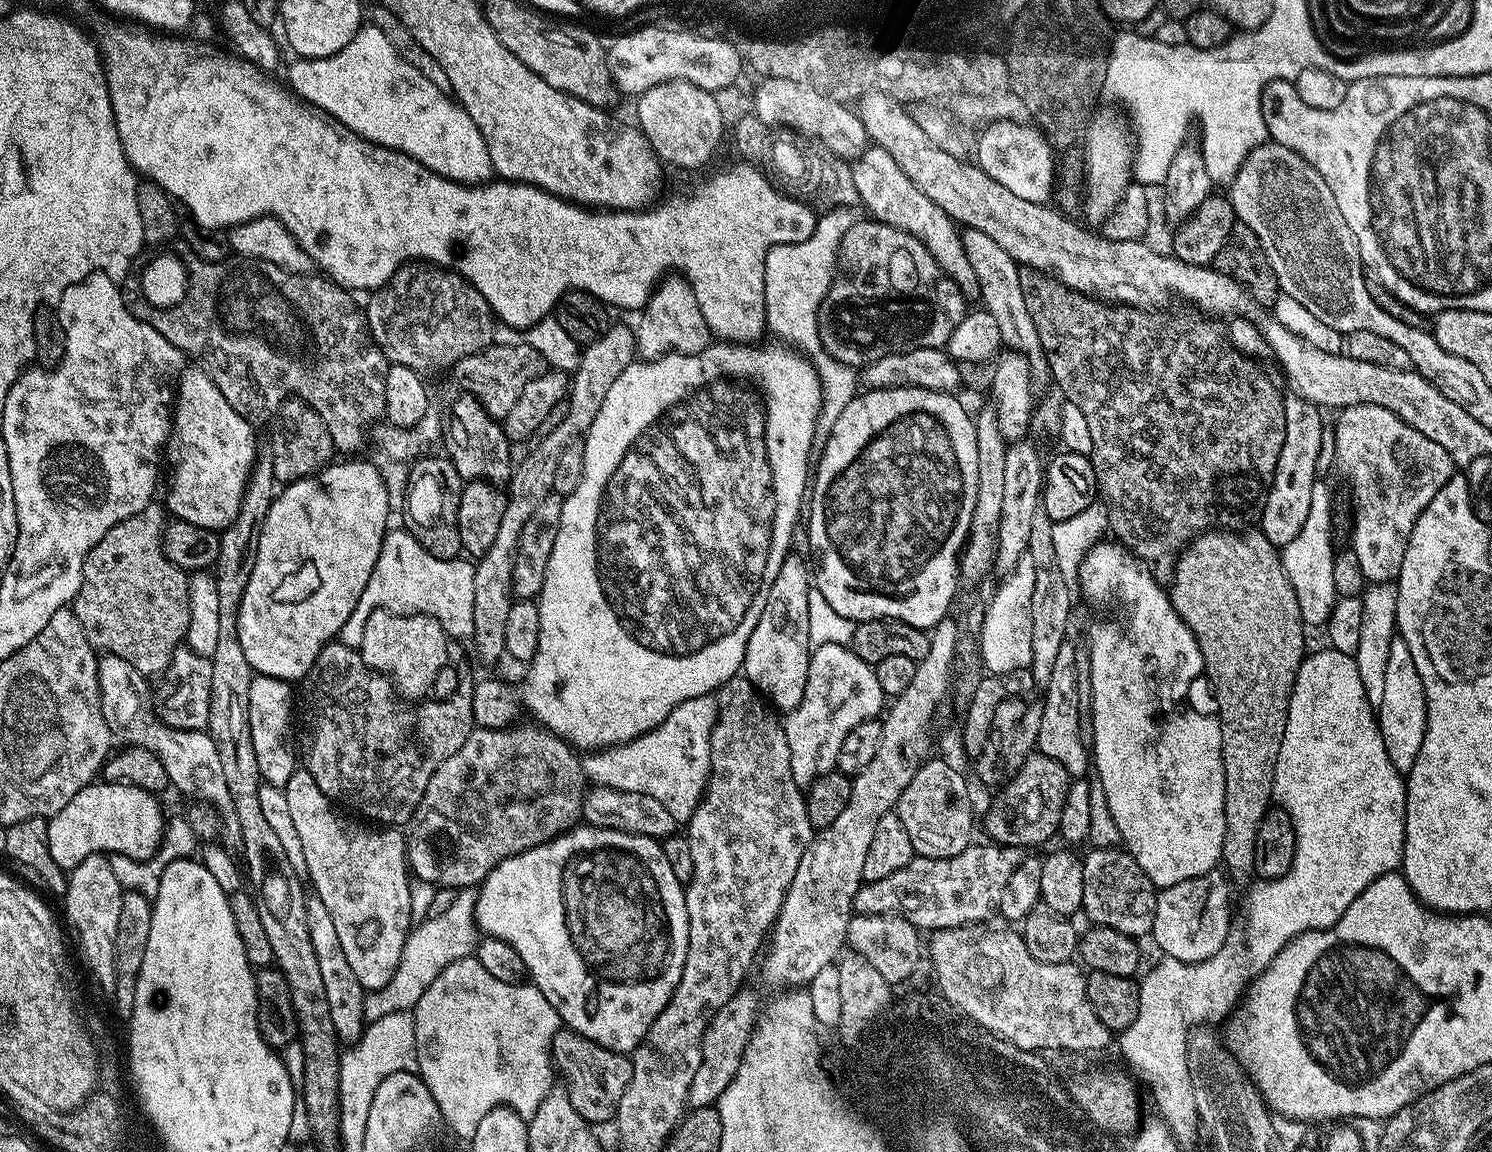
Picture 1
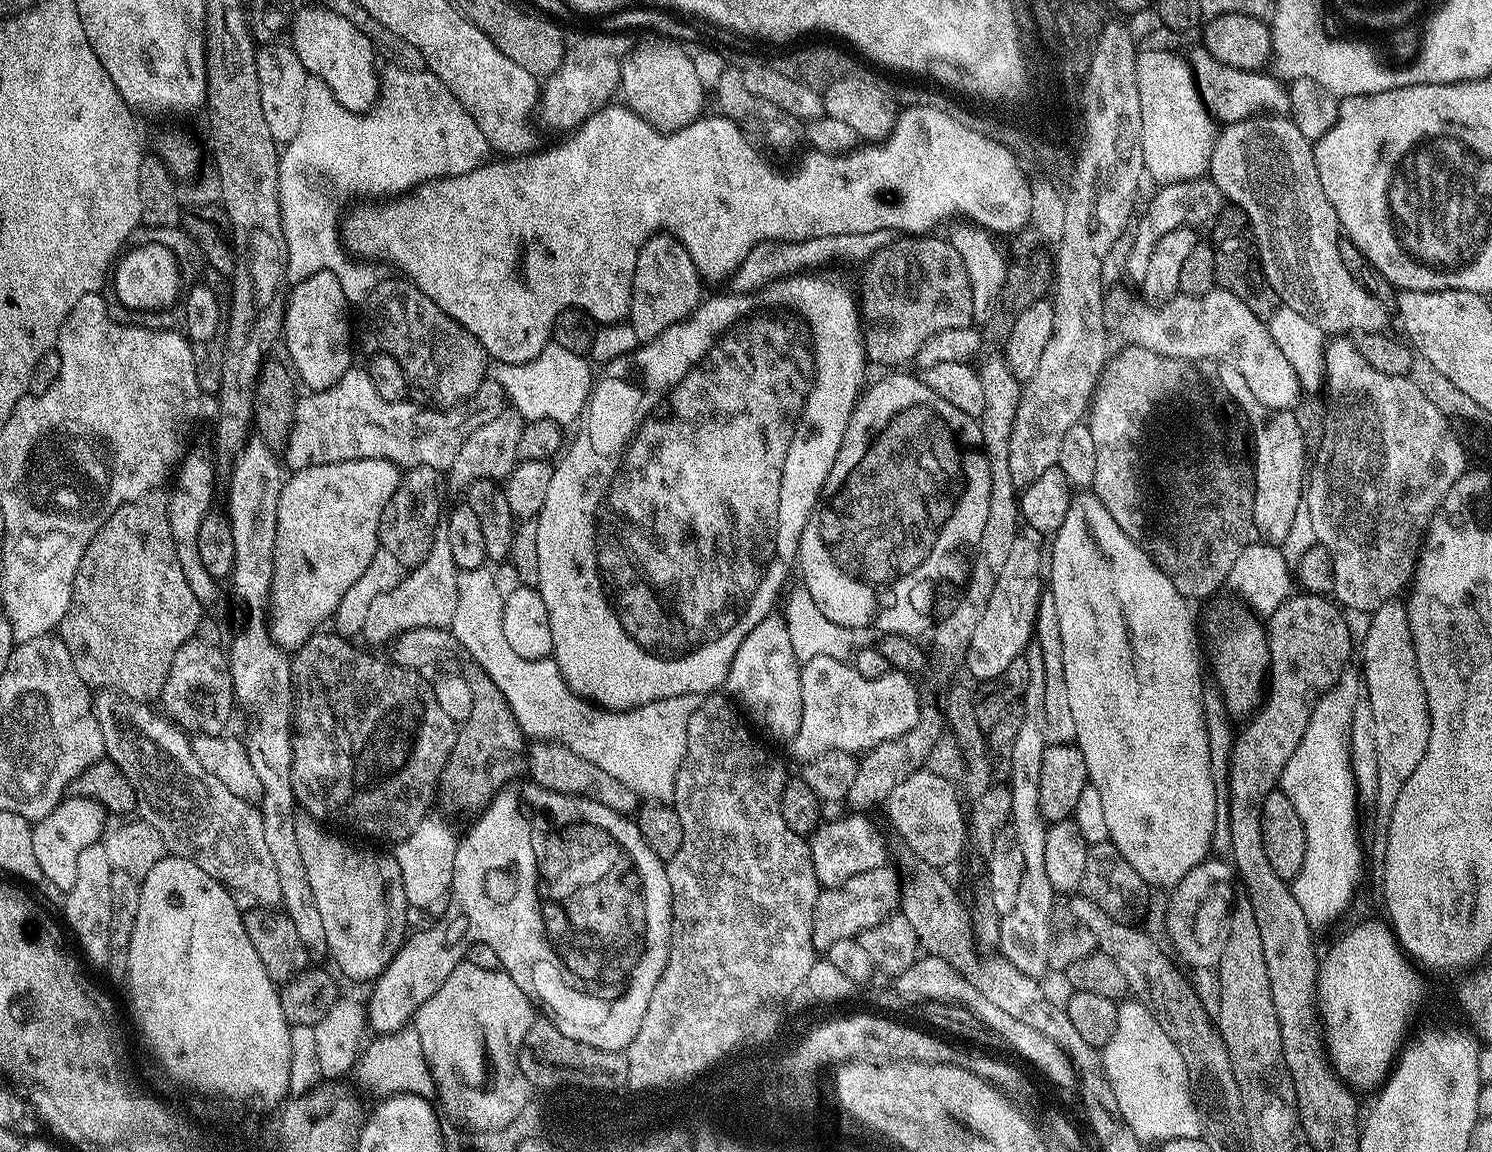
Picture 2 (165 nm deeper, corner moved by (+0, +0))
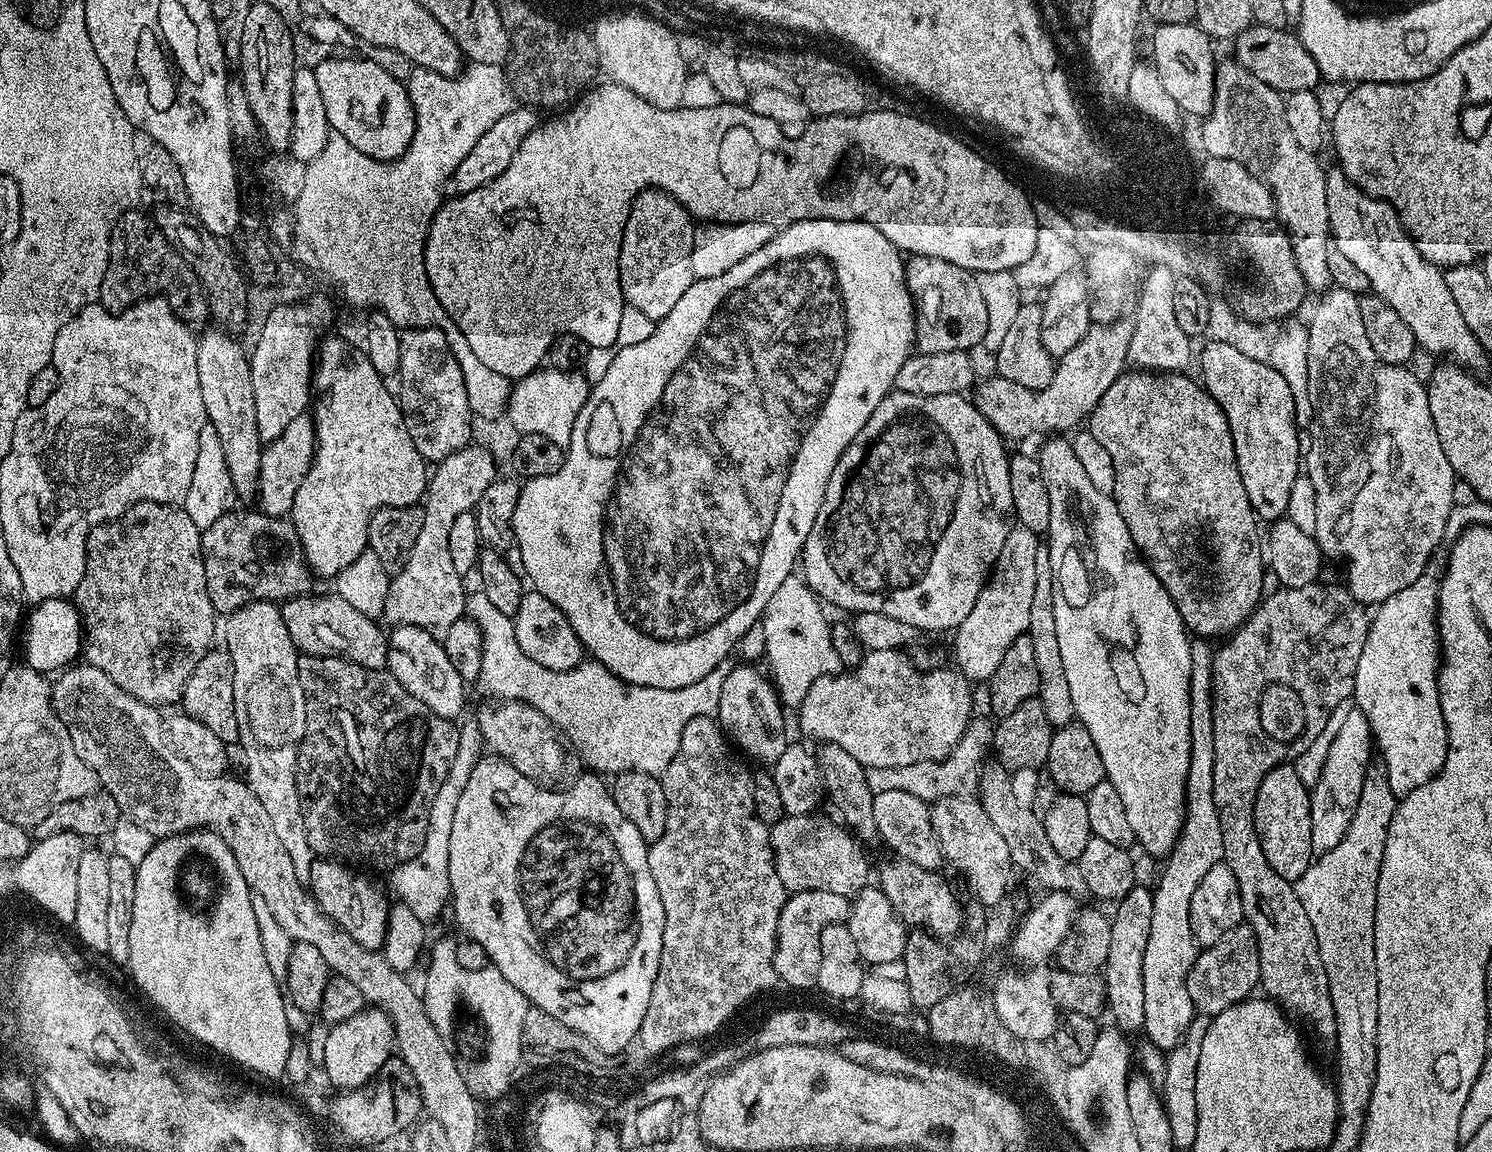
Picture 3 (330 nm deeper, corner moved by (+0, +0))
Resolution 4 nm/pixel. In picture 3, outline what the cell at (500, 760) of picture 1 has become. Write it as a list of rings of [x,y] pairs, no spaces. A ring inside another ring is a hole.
[[[335,592],[313,596],[297,596],[283,601],[280,606],[286,628],[297,650],[307,656],[343,656],[345,660],[364,669],[383,671],[388,663],[390,638],[377,625],[379,623],[373,617],[355,610],[350,602]]]

